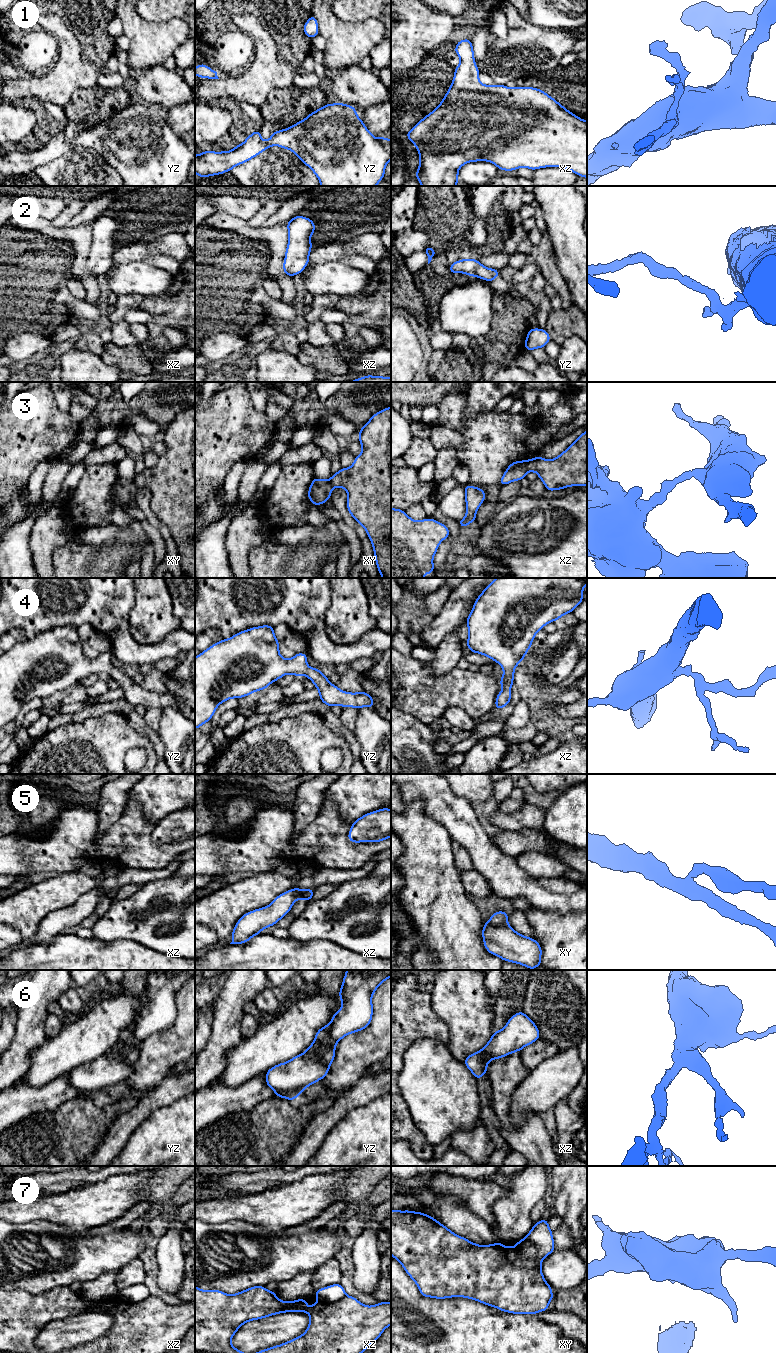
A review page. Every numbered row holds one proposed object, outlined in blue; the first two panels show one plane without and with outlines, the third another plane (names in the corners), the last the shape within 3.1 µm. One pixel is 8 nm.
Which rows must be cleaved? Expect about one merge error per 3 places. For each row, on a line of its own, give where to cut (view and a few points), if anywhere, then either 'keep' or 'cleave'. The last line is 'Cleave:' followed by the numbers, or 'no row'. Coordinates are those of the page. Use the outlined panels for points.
1: no cut; keep
2: no cut; keep
3: cut in xz along (524, 460), (528, 470); cleave
4: no cut; keep
5: cut in xy along (487, 922), (492, 925), (506, 923); cleave
6: cut in yz along (304, 1087), (296, 1087), (275, 1093); cleave
7: cut in xy along (515, 1244), (520, 1251), (527, 1255), (535, 1256), (537, 1254); cleave
Cleave: 3, 5, 6, 7

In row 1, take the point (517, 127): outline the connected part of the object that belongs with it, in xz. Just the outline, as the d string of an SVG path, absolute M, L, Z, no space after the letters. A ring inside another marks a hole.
M471 39L457 42L454 51L460 58L460 64L455 67L453 82L442 102L406 133L420 154L415 177L422 186L456 186L459 169L466 163L476 161L491 162L499 170L505 171L521 167L533 171L545 167L562 167L587 178L587 121L568 111L540 89L481 84Z

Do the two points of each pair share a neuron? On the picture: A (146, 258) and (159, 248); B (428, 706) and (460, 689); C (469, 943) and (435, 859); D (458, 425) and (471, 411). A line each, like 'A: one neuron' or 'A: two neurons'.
A: two neurons
B: one neuron
C: one neuron
D: two neurons

